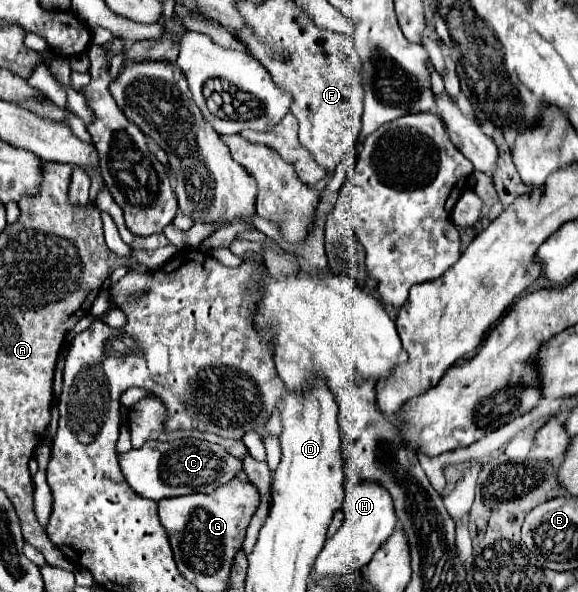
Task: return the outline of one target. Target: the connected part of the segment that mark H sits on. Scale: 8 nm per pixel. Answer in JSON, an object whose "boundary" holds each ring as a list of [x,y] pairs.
{"boundary":[[[344,482],[344,502],[342,502],[344,520],[338,532],[326,540],[322,552],[314,562],[314,576],[330,576],[330,574],[348,574],[350,568],[366,566],[374,552],[390,538],[396,530],[396,510],[392,508],[392,496],[380,488],[380,484],[350,484]]]}

